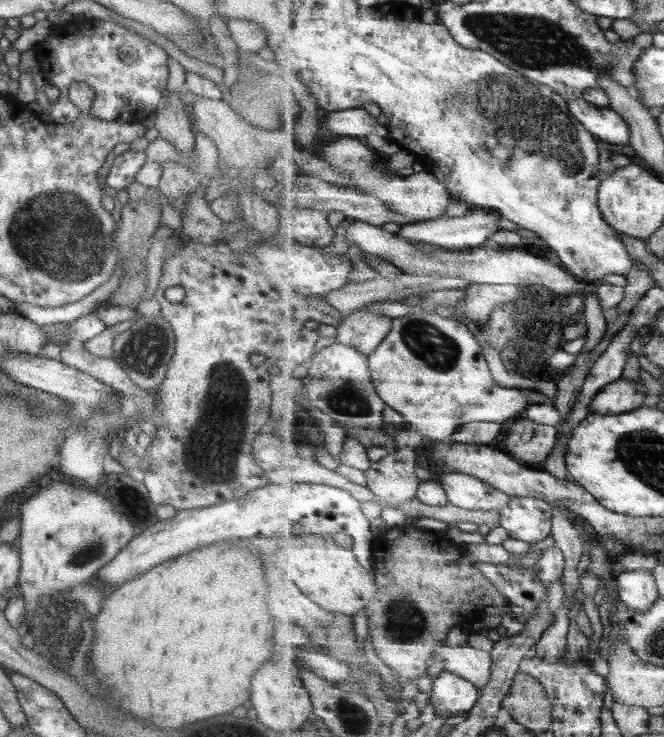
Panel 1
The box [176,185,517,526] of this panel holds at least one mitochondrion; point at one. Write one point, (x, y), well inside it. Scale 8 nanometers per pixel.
(211, 450)

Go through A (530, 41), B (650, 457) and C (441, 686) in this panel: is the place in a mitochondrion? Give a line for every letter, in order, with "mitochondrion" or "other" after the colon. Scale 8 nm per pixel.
A: mitochondrion
B: mitochondrion
C: other

